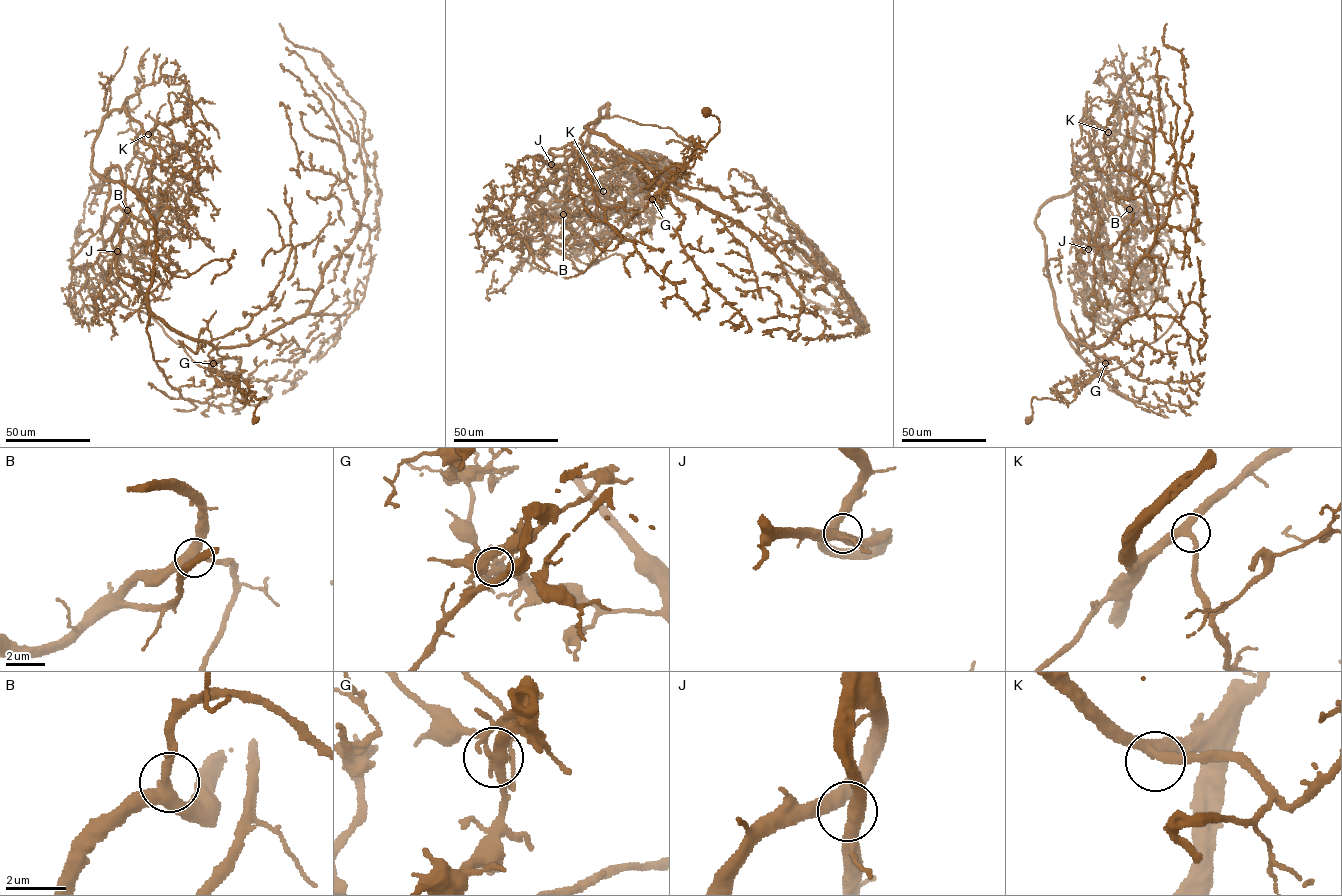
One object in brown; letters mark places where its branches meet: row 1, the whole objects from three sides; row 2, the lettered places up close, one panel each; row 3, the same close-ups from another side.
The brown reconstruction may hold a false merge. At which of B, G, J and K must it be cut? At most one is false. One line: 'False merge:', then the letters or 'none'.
False merge: G

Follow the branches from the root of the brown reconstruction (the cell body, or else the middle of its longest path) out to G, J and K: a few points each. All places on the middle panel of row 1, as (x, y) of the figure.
G: (706, 111), (704, 116), (714, 115), (718, 119), (719, 132), (705, 148), (697, 146), (692, 157), (652, 198)
J: (706, 111), (719, 132), (650, 199), (670, 203), (587, 126), (607, 104), (541, 203), (571, 170), (551, 164)
K: (706, 111), (719, 132), (650, 199), (670, 203), (587, 126), (607, 104), (527, 209), (548, 218), (603, 191)

